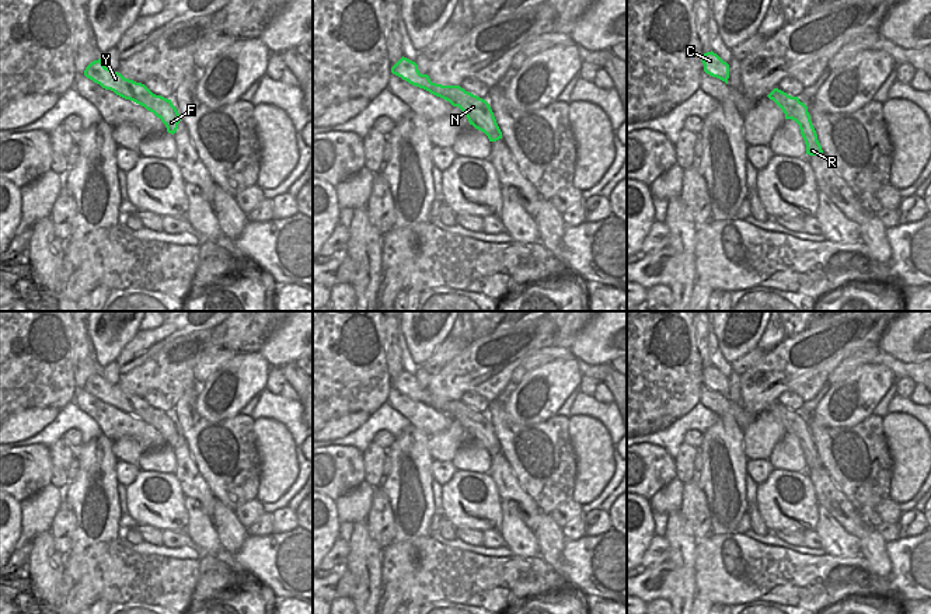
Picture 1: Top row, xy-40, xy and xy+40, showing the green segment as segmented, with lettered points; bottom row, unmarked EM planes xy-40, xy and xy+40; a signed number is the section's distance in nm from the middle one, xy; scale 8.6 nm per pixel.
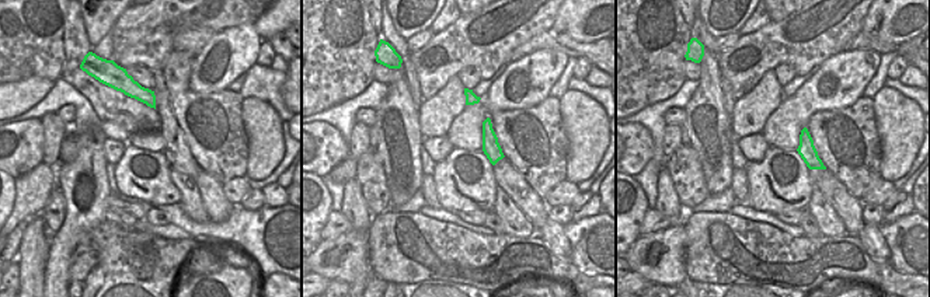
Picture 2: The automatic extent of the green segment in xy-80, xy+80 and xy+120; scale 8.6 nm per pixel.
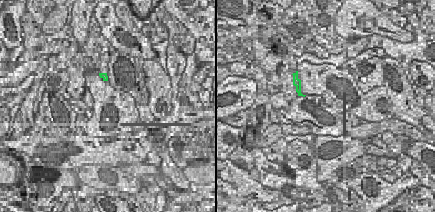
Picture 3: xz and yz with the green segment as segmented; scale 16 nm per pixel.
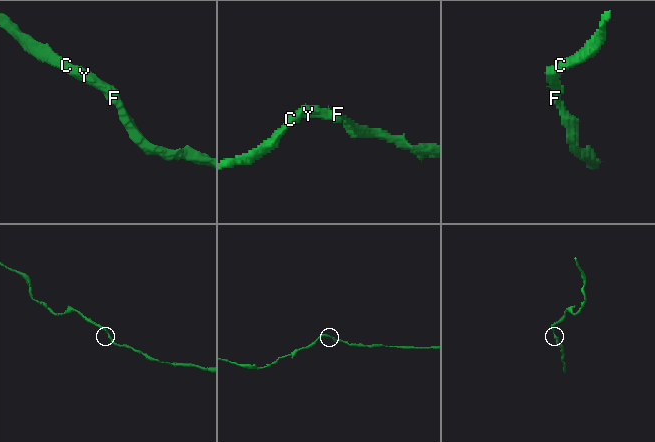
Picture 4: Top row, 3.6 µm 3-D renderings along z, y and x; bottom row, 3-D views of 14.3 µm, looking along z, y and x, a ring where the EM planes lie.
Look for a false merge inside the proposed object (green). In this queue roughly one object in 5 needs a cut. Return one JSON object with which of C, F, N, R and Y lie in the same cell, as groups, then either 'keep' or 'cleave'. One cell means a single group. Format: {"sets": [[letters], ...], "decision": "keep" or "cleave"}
{"sets": [["C", "F", "N", "R", "Y"]], "decision": "keep"}

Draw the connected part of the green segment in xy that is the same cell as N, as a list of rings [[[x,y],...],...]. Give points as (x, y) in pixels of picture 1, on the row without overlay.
[[[404,370],[391,381],[391,387],[412,400],[423,402],[430,408],[449,415],[453,421],[458,421],[466,428],[470,439],[484,446],[489,456],[502,453],[502,446],[485,414],[466,405],[460,400],[442,400],[432,397],[428,388],[419,387],[415,376]]]

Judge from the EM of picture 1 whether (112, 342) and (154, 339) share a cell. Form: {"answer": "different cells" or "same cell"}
{"answer": "different cells"}

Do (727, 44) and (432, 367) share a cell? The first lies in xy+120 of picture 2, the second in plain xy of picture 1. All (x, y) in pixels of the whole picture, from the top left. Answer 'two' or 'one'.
one

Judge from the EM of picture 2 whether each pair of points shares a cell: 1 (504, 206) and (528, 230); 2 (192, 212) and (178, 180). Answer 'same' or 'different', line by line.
1: same
2: same

